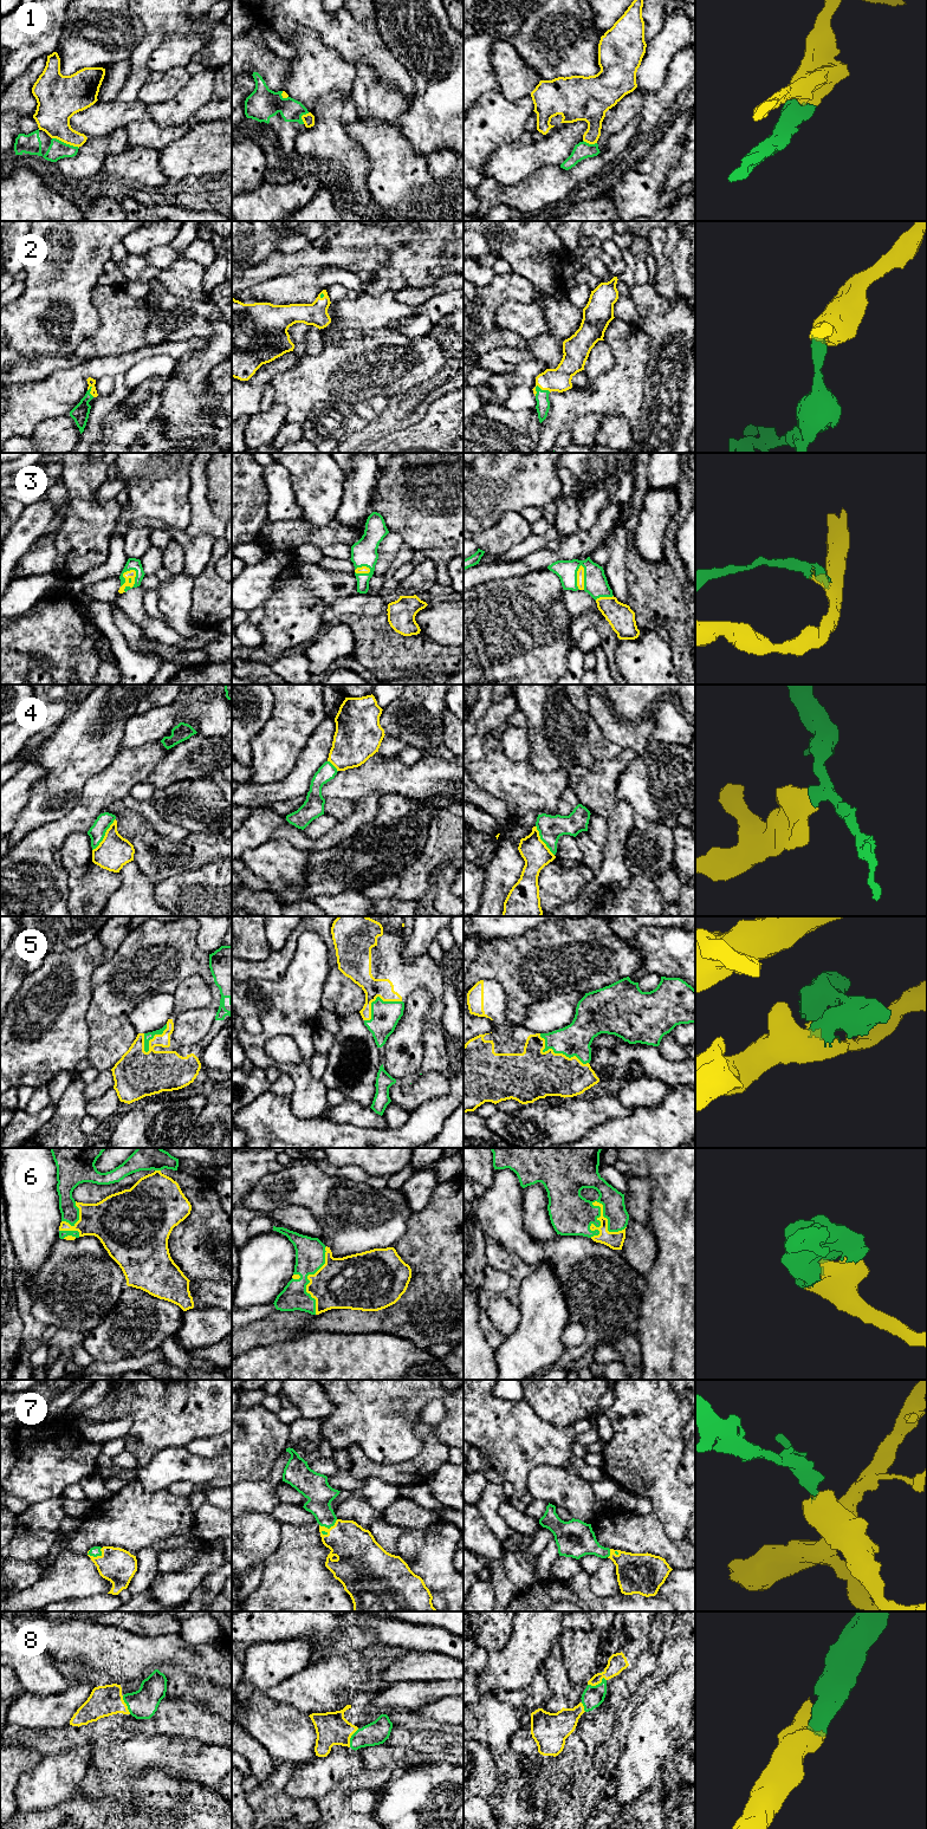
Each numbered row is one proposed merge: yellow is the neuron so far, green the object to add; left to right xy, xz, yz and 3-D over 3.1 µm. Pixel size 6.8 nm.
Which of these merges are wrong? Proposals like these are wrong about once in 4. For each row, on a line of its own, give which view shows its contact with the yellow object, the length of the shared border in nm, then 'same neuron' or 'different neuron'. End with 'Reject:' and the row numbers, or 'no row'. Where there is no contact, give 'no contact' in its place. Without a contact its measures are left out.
1: xy | 200 nm | different neuron
2: yz | 120 nm | same neuron
3: xy | 170 nm | same neuron
4: xy | 280 nm | different neuron
5: yz | 400 nm | same neuron
6: yz | 300 nm | same neuron
7: xy | 120 nm | same neuron
8: yz | 130 nm | same neuron
Reject: 1, 4

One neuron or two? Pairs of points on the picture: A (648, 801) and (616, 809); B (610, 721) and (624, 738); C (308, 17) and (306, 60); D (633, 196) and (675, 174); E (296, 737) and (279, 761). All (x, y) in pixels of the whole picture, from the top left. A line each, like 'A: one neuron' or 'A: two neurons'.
A: two neurons
B: one neuron
C: two neurons
D: two neurons
E: one neuron

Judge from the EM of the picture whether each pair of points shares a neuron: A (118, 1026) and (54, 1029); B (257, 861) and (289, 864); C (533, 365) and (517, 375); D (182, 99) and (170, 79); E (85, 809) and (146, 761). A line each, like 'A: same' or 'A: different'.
A: different
B: same
C: same
D: different
E: same

